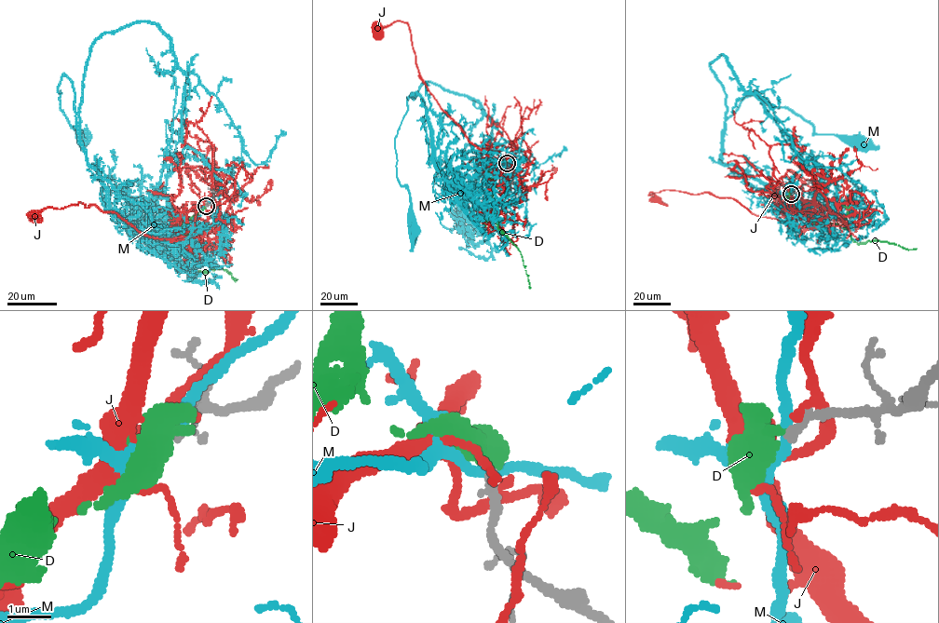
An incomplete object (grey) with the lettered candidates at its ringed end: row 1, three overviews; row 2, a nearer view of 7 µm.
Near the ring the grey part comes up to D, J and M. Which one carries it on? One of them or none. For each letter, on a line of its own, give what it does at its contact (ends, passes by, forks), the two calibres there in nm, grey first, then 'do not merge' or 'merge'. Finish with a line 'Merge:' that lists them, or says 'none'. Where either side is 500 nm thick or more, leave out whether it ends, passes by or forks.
D: calibres 240 and 650 nm; do not merge
J: it passes by; calibres 280 and 240 nm; do not merge
M: it passes by; calibres 240 and 260 nm; do not merge
Merge: none

